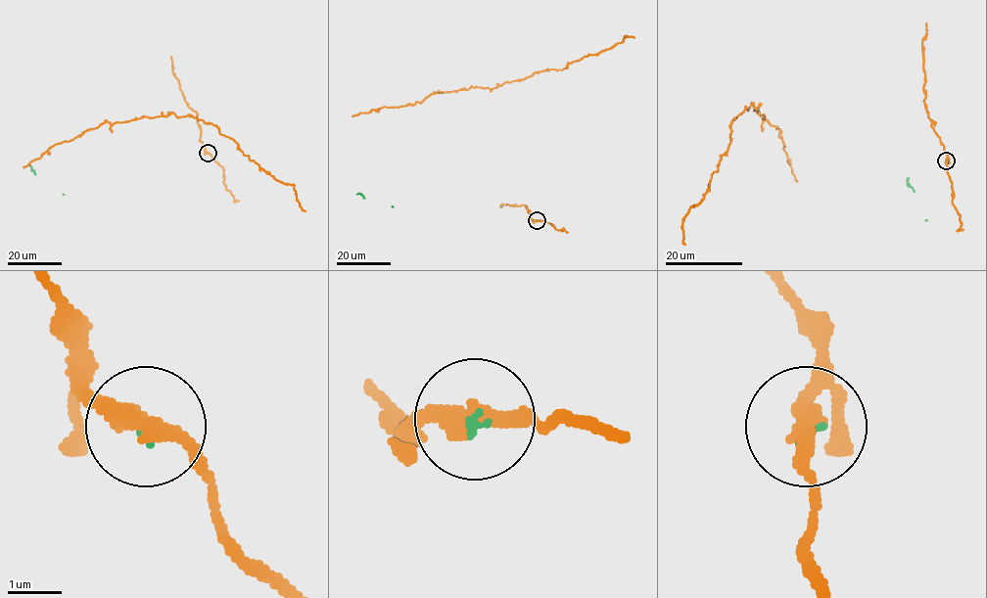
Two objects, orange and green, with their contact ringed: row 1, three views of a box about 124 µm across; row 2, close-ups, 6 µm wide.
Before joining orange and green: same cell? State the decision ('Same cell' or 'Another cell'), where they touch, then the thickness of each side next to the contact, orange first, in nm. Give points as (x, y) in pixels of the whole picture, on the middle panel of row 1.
Same cell. Place: (537, 220). Thickness 360 nm (orange) against 70 nm

